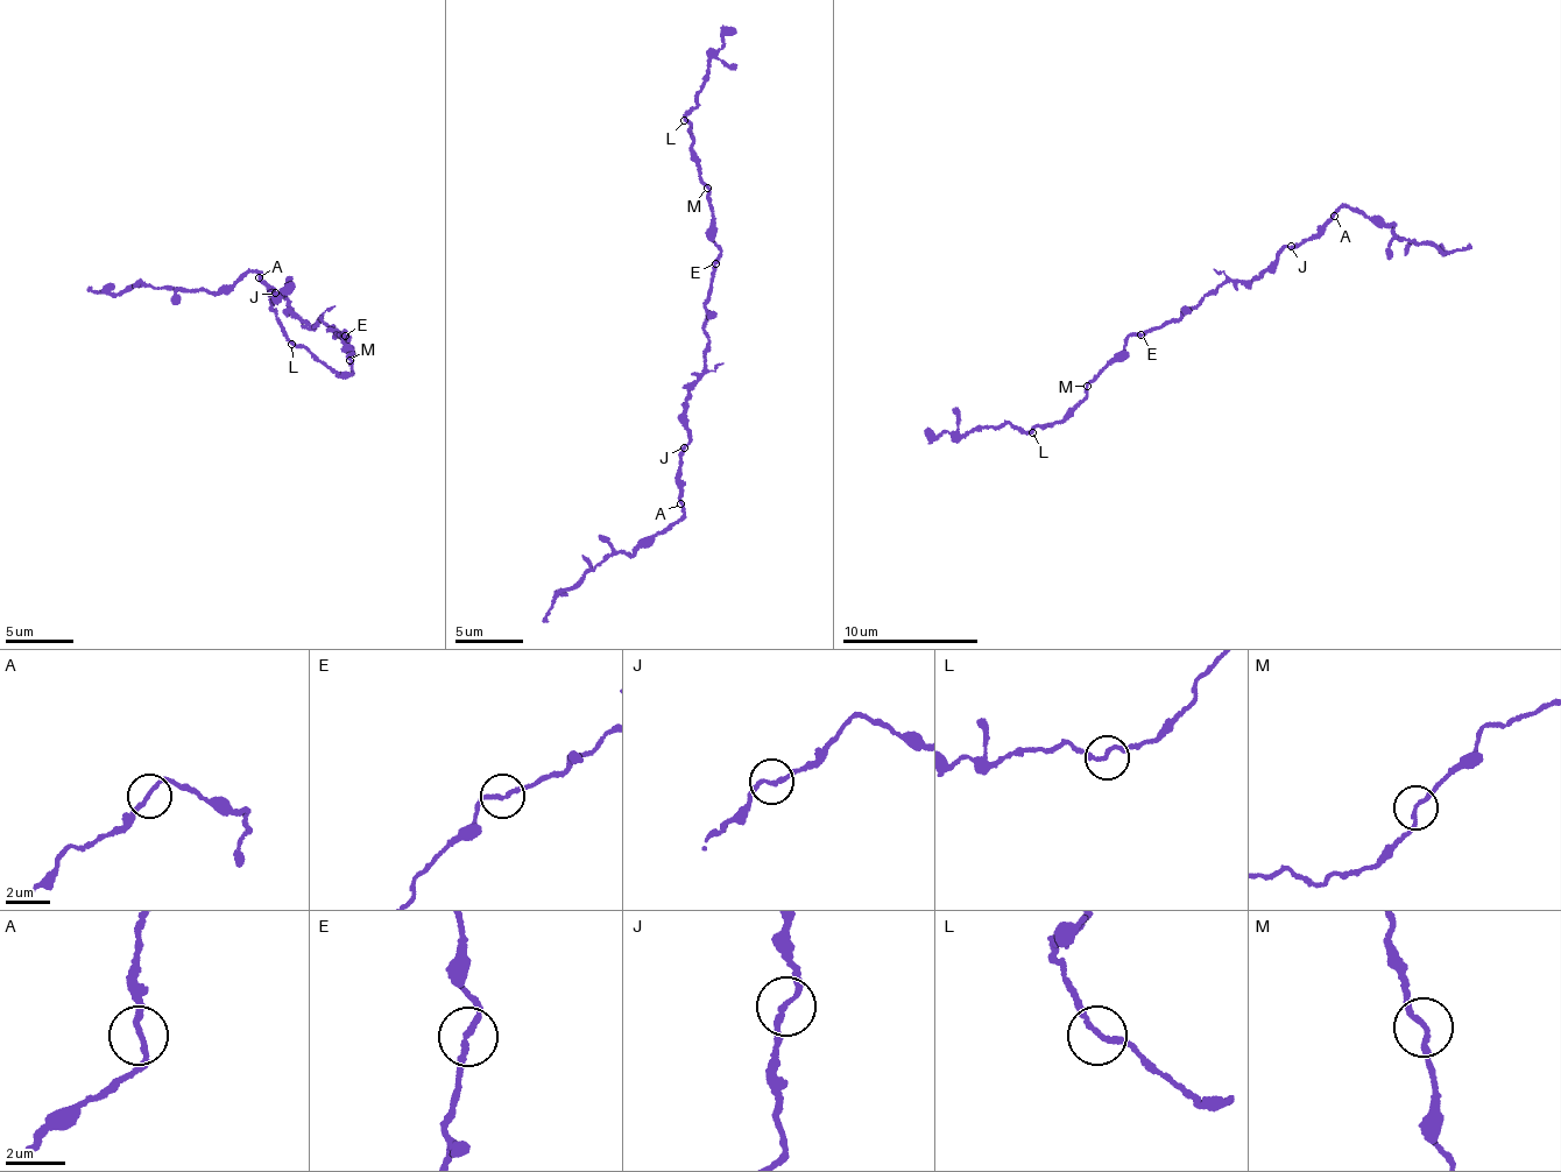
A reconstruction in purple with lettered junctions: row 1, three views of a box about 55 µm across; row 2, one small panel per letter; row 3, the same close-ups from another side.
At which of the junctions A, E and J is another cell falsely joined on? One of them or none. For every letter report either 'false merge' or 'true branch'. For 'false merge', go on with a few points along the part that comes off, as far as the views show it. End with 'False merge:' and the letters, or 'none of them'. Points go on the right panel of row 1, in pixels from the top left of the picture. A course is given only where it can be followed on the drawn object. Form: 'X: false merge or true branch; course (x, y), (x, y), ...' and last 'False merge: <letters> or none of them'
A: true branch
E: true branch
J: true branch
False merge: none of them

